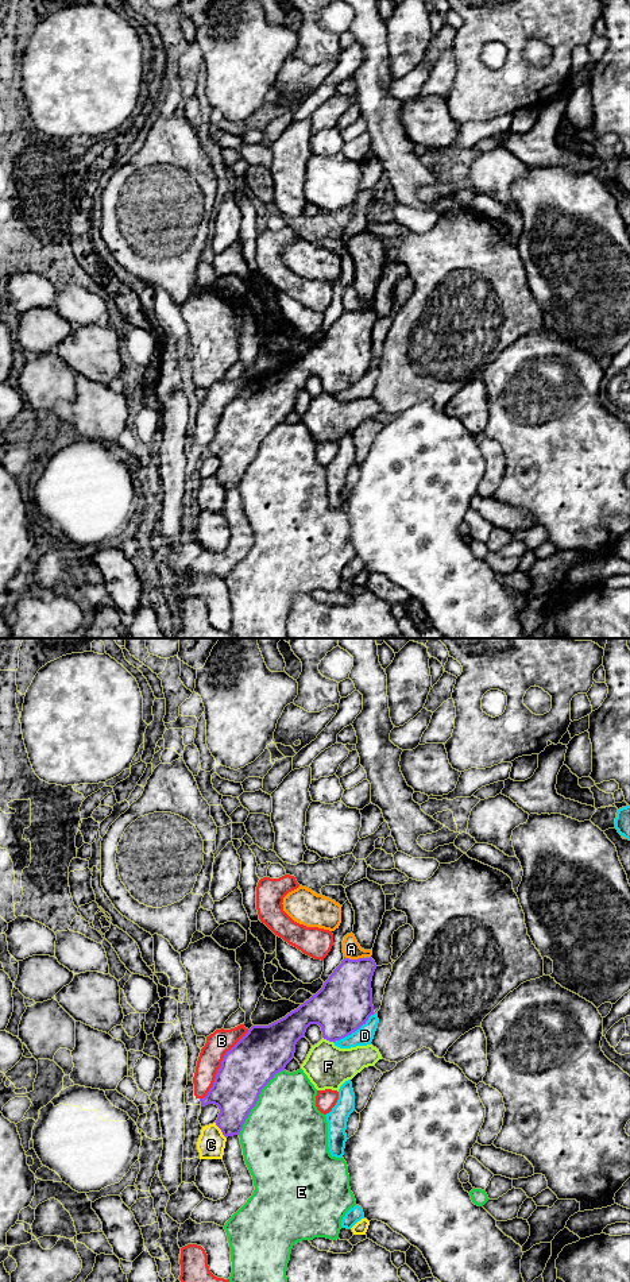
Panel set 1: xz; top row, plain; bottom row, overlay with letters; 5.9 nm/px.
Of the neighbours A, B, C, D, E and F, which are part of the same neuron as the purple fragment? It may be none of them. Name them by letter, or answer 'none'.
none

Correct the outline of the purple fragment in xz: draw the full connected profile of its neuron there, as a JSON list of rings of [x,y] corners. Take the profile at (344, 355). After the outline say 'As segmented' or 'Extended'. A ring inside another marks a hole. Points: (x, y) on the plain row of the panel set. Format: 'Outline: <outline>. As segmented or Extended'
Outline: [[[345,310],[333,323],[322,340],[309,352],[301,356],[297,362],[287,366],[285,370],[268,378],[252,378],[248,385],[224,408],[221,418],[217,422],[214,435],[204,451],[200,451],[201,459],[214,456],[220,466],[216,478],[221,482],[225,490],[239,487],[251,462],[255,459],[262,441],[274,430],[274,428],[285,422],[286,417],[294,410],[297,394],[305,389],[306,381],[310,377],[318,377],[322,383],[322,390],[329,394],[340,393],[356,382],[359,382],[371,367],[374,367],[371,333],[376,321],[375,313],[370,310],[349,312]]]. As segmented

